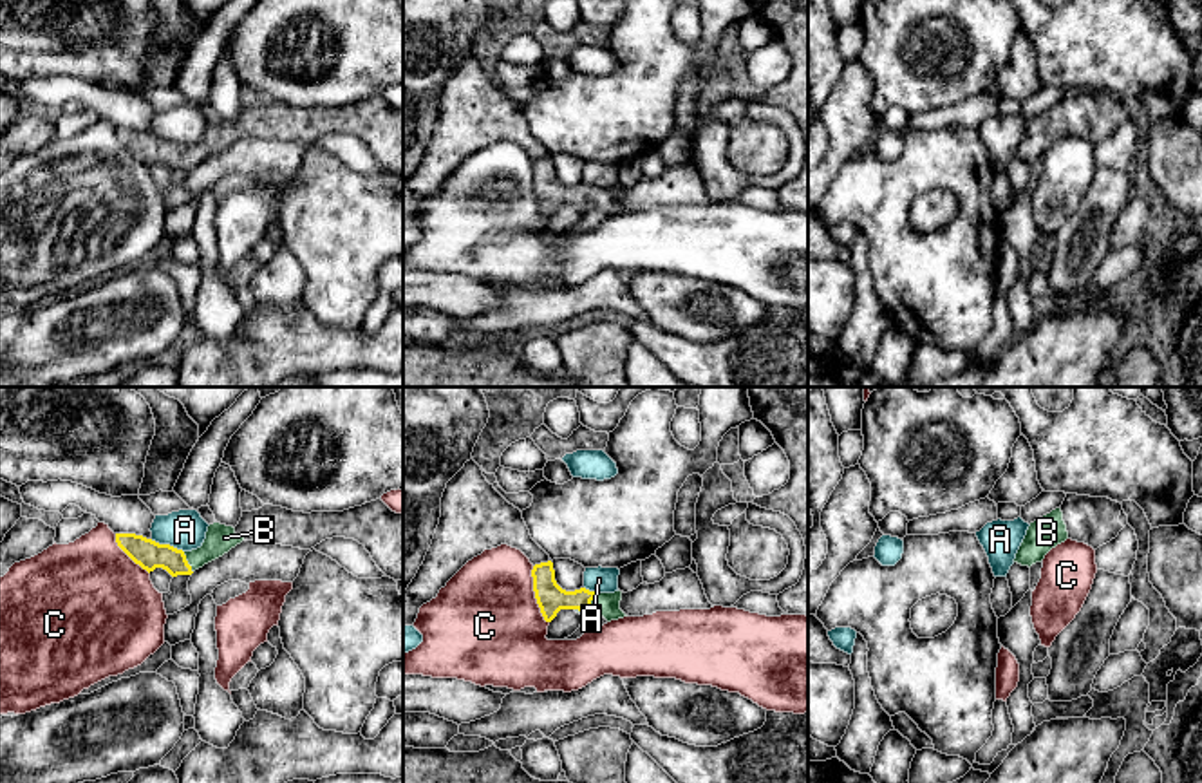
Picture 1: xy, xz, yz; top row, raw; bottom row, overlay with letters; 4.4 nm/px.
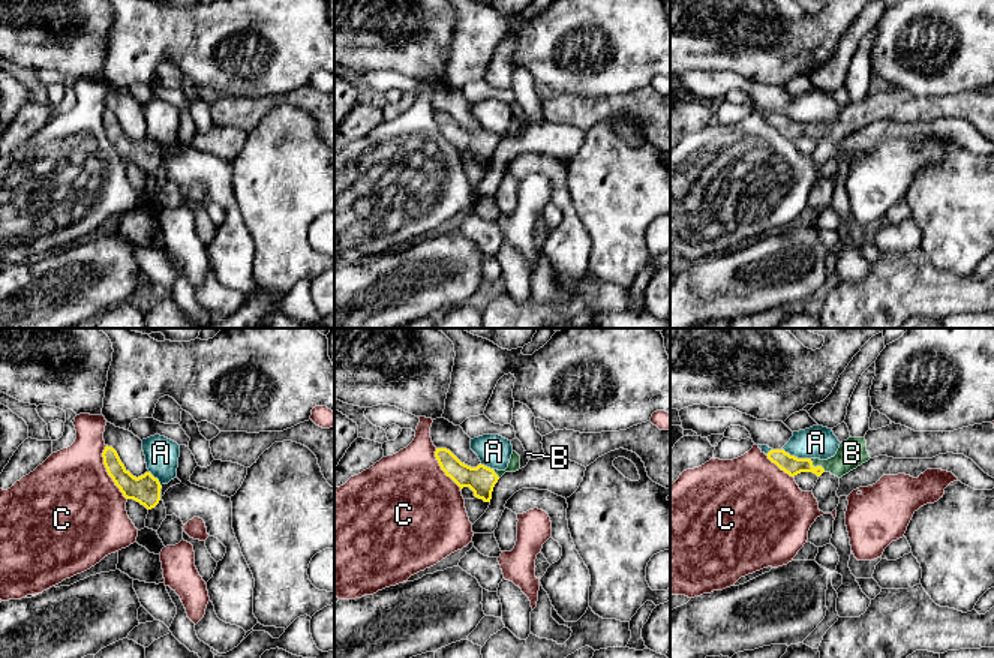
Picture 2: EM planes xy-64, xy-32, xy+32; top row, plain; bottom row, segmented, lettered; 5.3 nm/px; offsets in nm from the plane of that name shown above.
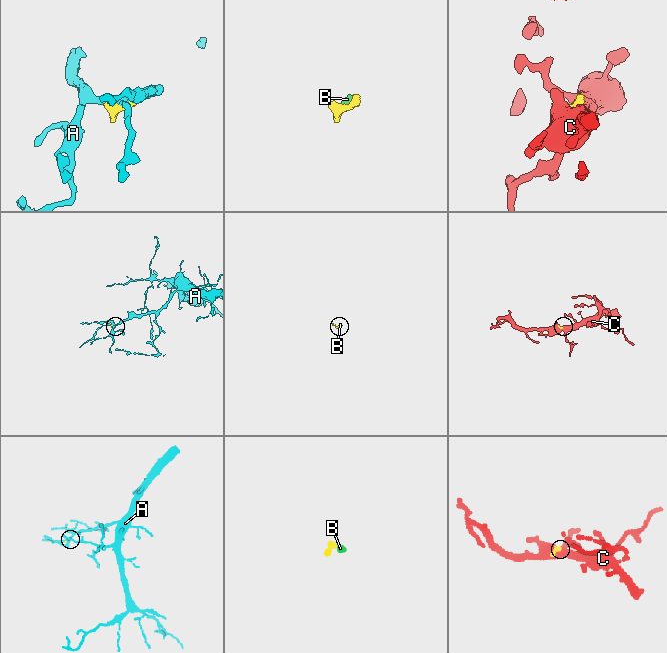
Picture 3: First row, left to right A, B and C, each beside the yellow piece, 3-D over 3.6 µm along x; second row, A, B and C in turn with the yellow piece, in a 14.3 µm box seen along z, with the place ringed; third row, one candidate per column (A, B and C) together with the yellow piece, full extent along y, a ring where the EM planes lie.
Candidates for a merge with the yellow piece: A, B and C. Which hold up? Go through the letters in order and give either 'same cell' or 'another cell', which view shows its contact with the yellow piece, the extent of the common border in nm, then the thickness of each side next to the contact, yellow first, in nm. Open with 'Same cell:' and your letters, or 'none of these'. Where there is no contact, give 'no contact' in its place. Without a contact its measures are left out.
Same cell: B
A: another cell; contact in xy; length 160 nm; calibres 130 and 180 nm
B: same cell; contact in xy; length 100 nm; calibres 130 and 130 nm
C: another cell; contact in xz; length 260 nm; calibres 130 and 480 nm

